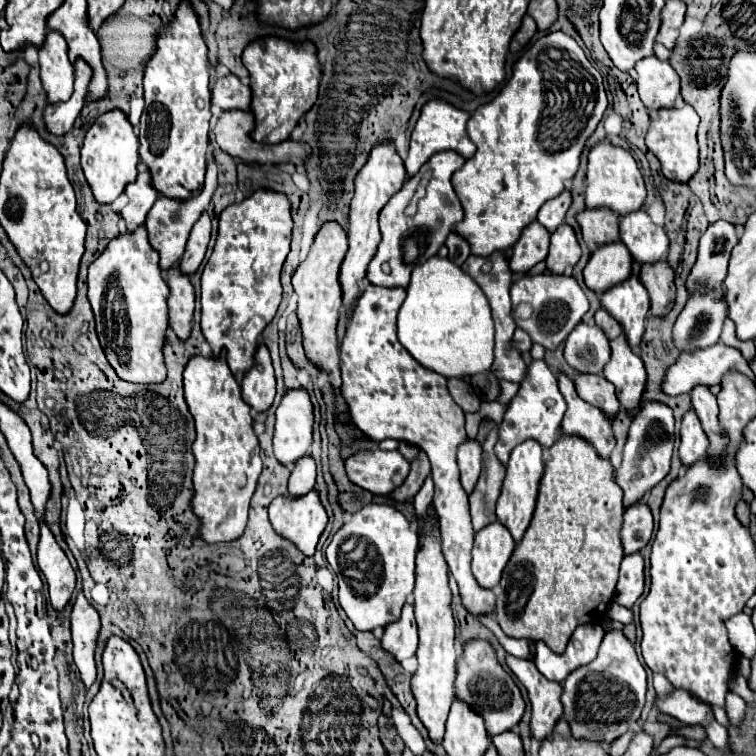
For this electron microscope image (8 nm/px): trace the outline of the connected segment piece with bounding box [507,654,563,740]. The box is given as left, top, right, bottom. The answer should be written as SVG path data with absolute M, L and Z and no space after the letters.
M507 654L507 666L511 672L521 680L521 684L529 692L529 700L533 706L533 716L531 716L531 734L537 740L543 740L551 734L555 722L563 714L563 704L561 704L561 694L563 686L559 682L547 680L535 666L533 660L525 658L515 658Z

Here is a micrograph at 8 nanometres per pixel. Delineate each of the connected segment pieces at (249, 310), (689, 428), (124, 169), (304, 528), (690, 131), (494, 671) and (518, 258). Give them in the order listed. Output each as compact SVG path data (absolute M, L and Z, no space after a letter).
M269 188L255 190L249 198L241 200L239 204L227 206L219 216L219 232L217 232L215 248L201 276L201 328L203 328L205 340L213 348L213 354L225 352L227 364L233 374L249 370L249 366L253 364L253 354L259 344L259 336L263 328L273 320L279 308L281 292L283 292L279 274L289 254L291 230L293 230L293 218L291 218L291 202L287 194L275 192Z
M687 410L681 422L681 444L679 444L679 456L685 466L691 466L695 460L703 458L709 448L709 436L705 434L699 416L695 410Z
M109 110L101 114L89 128L81 148L81 166L97 202L111 204L125 190L125 186L137 178L137 164L139 138L133 124L129 122L129 116L123 110Z
M313 488L297 498L277 496L269 506L269 520L275 532L295 542L303 554L313 554L329 516L319 490Z
M681 102L681 106L675 106L675 108L661 108L653 114L649 132L645 136L645 144L659 158L661 172L665 178L687 182L691 174L695 174L699 166L699 146L695 138L697 126L699 126L699 116L687 102Z
M471 640L463 646L463 650L465 650L465 656L457 666L457 680L455 680L457 696L459 698L463 696L465 702L475 706L475 710L479 710L483 714L489 736L515 728L515 724L523 716L525 702L523 702L519 688L511 680L511 676L501 668L493 646L487 640Z
M533 220L519 236L519 240L511 248L511 260L509 266L513 272L527 272L531 270L537 262L547 258L549 250L549 232Z

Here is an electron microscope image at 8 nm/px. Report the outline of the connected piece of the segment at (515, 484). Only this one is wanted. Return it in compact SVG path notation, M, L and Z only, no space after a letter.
M525 440L519 446L515 446L507 464L505 464L505 480L503 480L501 496L497 500L497 518L499 518L499 522L503 522L509 528L509 532L513 534L513 538L517 542L521 540L521 536L525 534L525 530L531 522L541 476L543 476L543 448L541 448L541 444L533 442L533 440Z

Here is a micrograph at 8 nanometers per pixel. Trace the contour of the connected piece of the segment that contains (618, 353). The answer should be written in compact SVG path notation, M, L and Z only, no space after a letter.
M623 336L611 342L611 360L605 366L603 376L615 386L621 408L625 408L627 412L639 408L647 374L643 360L627 346L627 340Z

